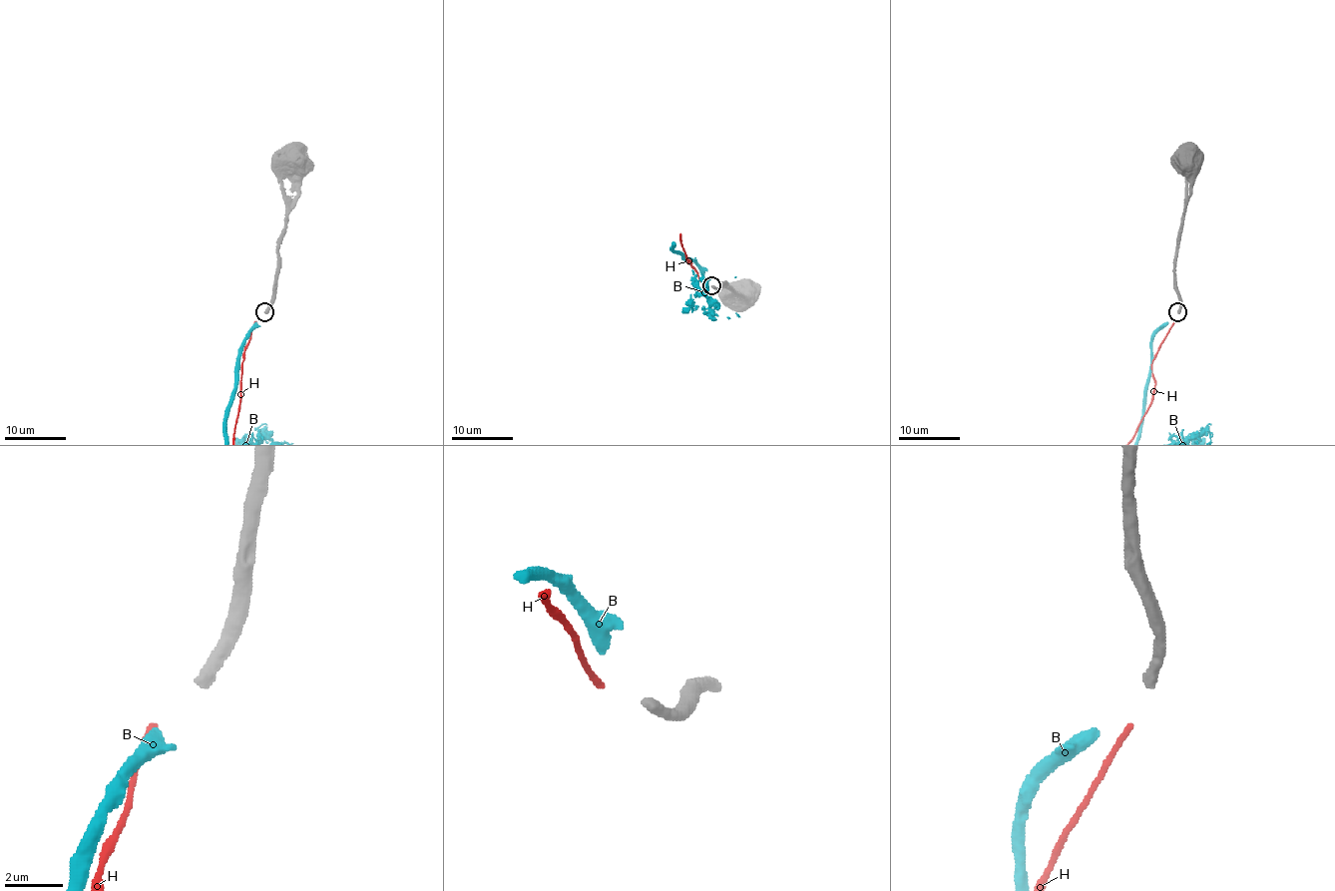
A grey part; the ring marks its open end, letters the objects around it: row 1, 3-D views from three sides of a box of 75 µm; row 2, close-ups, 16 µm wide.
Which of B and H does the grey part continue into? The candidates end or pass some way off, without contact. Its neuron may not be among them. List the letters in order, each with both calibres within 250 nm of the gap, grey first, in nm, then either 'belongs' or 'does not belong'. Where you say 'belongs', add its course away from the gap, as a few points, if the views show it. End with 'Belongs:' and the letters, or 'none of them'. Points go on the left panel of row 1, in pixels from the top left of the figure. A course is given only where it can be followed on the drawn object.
B: calibres 400 and 440 nm; belongs
H: calibres 400 and 200 nm; does not belong
Belongs: B

